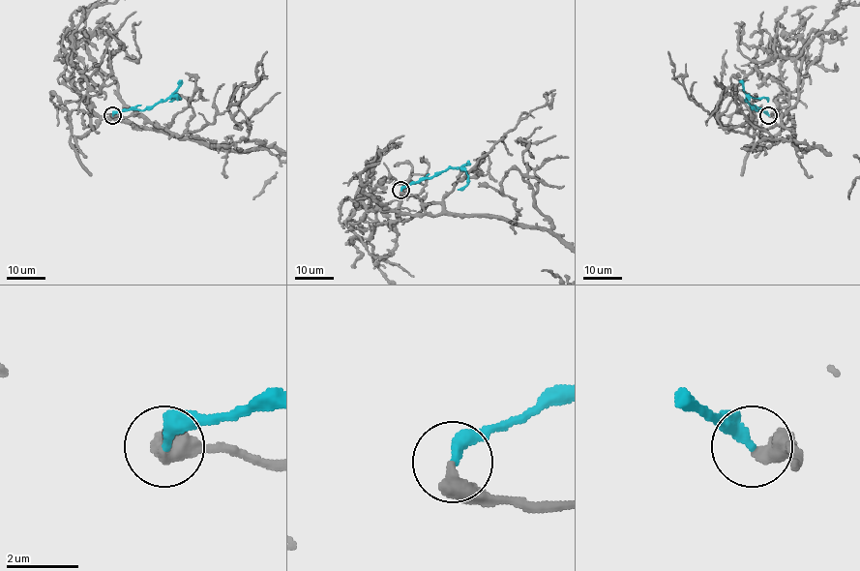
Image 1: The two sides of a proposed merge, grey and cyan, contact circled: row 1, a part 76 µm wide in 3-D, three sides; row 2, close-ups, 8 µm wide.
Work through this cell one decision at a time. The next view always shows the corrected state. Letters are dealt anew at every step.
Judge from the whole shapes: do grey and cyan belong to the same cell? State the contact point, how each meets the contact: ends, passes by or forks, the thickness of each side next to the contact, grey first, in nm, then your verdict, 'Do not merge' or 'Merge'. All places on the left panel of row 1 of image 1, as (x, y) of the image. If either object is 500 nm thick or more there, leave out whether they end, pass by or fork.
Place: (112, 115). At the ring grey ends. At the ring cyan ends. Thickness 460 nm (grey) against 320 nm. Merge

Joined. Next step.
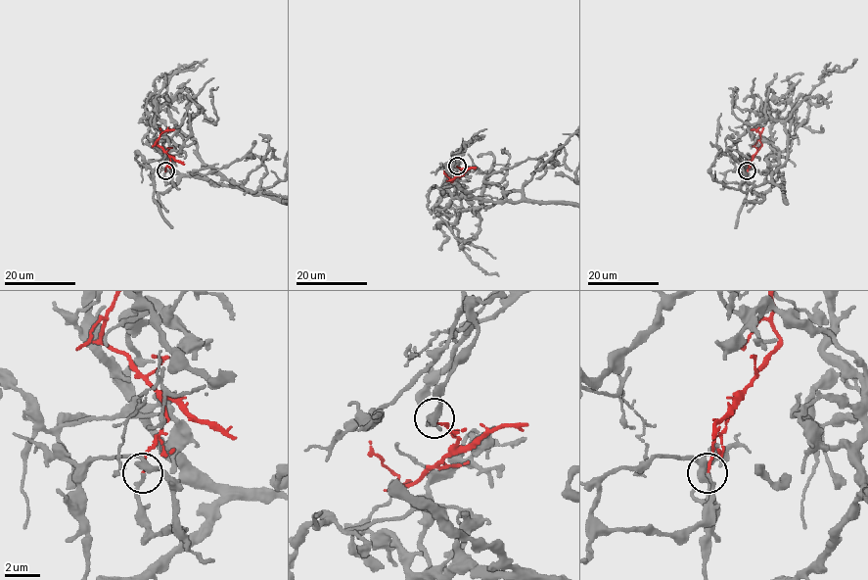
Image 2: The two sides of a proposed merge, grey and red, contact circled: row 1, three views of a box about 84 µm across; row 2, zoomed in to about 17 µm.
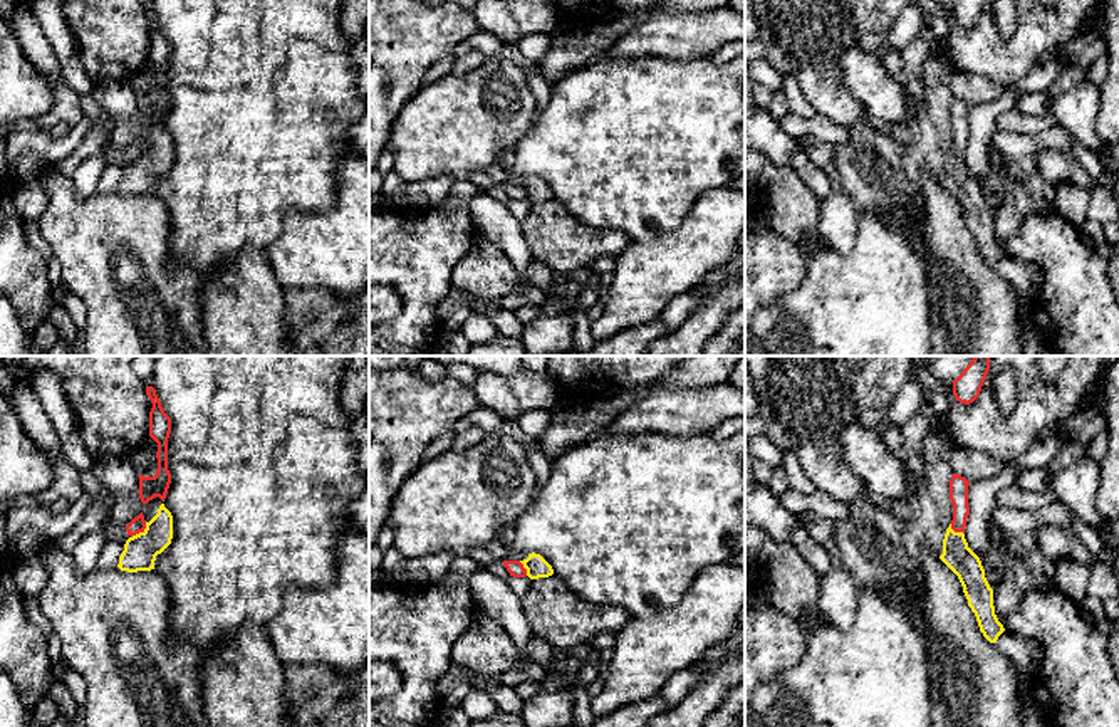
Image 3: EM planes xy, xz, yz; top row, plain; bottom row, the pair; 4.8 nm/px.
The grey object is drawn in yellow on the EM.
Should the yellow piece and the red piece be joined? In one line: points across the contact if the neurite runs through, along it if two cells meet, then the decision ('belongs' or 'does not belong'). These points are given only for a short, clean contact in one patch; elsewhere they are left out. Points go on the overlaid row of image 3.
along xy (146, 523), (131, 538) | does not belong

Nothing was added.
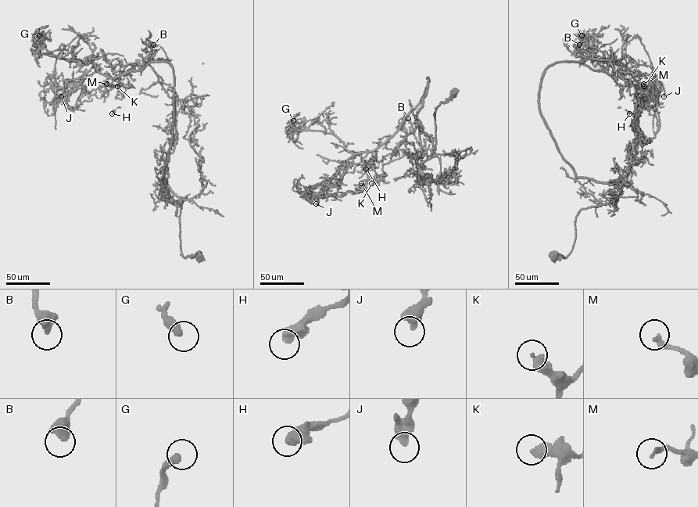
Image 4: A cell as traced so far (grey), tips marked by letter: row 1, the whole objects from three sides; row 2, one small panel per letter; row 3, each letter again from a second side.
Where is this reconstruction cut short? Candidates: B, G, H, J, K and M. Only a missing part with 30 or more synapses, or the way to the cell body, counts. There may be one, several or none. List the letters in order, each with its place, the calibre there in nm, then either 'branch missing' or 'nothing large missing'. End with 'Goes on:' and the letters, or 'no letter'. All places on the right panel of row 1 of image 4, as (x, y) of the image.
B: (579, 44) | 500 nm | nothing large missing
G: (581, 35) | 400 nm | nothing large missing
H: (629, 113) | 480 nm | nothing large missing
J: (663, 96) | 480 nm | nothing large missing
K: (644, 86) | 400 nm | nothing large missing
M: (643, 84) | 240 nm | nothing large missing
Goes on: no letter

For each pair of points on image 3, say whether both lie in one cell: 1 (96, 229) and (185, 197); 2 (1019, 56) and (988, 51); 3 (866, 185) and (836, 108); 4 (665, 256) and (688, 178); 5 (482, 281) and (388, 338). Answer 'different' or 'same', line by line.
1: different
2: same
3: same
4: different
5: different

